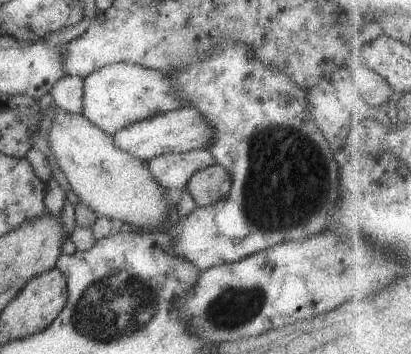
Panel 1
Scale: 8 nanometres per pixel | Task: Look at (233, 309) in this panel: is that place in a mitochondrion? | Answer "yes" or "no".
yes

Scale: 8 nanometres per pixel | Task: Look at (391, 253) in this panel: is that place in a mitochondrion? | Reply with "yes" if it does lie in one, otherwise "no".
no

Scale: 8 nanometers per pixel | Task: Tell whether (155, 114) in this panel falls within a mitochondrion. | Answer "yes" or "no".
no

